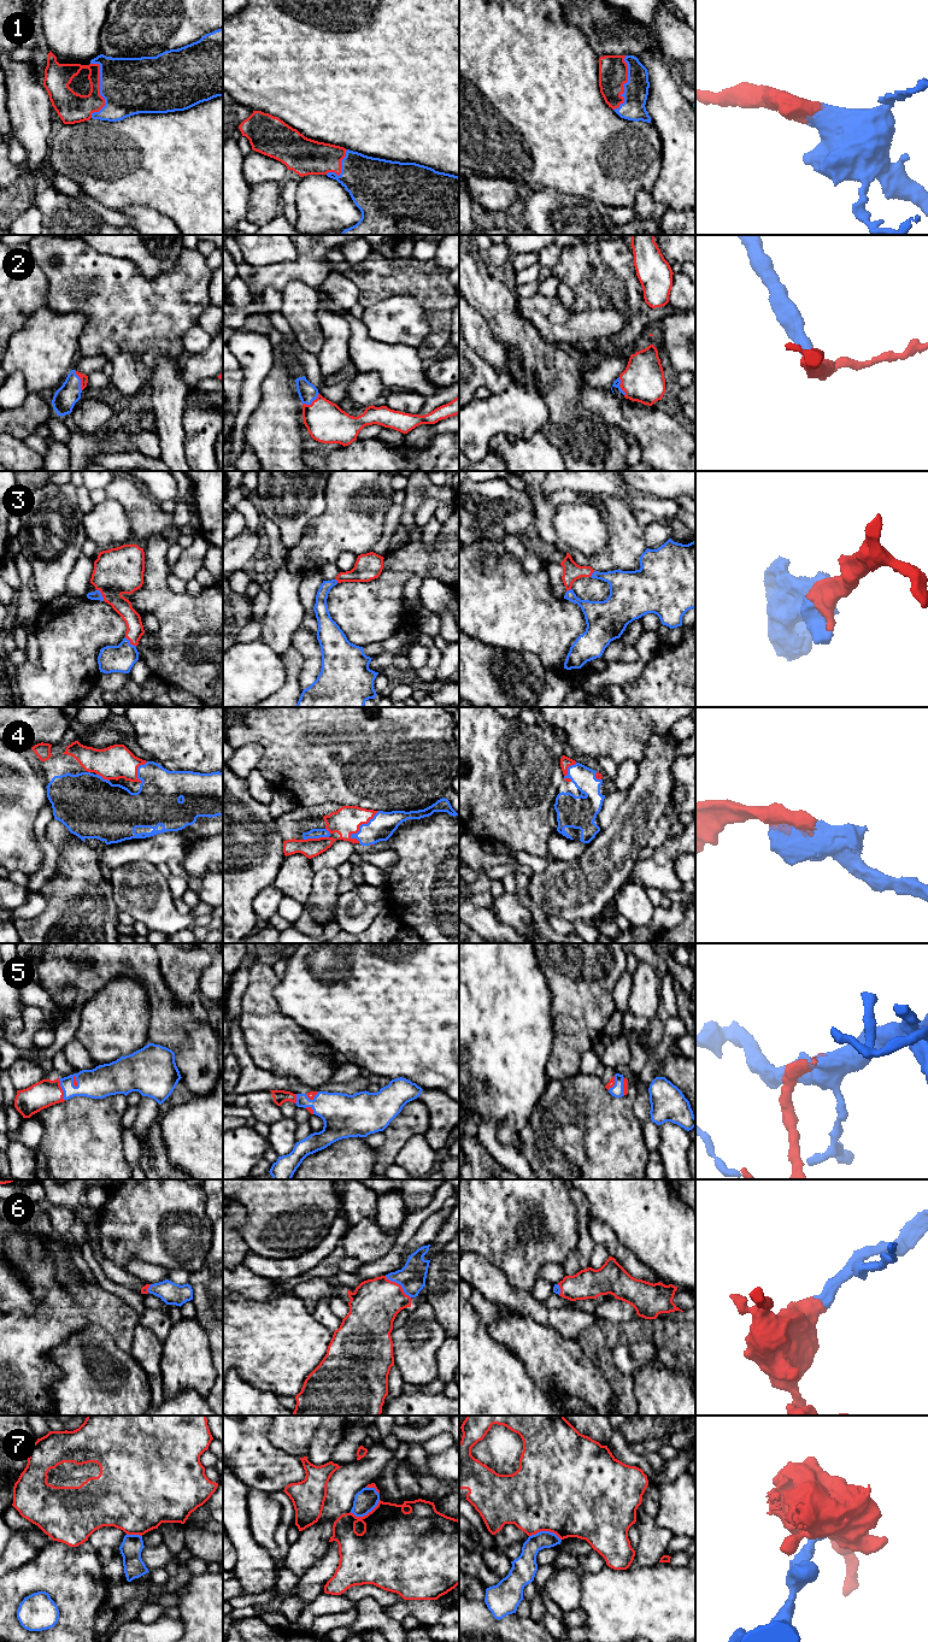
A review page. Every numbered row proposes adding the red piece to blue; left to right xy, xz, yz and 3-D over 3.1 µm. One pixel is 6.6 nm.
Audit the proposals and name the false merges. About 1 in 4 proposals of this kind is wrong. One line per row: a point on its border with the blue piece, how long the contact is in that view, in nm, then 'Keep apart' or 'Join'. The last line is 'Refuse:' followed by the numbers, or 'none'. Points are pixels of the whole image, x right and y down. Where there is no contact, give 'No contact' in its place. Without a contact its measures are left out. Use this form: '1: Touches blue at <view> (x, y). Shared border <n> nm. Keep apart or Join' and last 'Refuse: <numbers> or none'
1: Touches blue at xy (100, 92). Shared border 380 nm. Join
2: Touches blue at xz (311, 402). Shared border 130 nm. Join
3: Touches blue at xy (101, 595). Shared border 90 nm. Join
4: Touches blue at xz (362, 824). Shared border 260 nm. Join
5: Touches blue at xy (62, 1088). Shared border 160 nm. Join
6: Touches blue at xz (399, 1283). Shared border 220 nm. Join
7: Touches blue at xz (365, 1514). Shared border 220 nm. Keep apart
Refuse: 7

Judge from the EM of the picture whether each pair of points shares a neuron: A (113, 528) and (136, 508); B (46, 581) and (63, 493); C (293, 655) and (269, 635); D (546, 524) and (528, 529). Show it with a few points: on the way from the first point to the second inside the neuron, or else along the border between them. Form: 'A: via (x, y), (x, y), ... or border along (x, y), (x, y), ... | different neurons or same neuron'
A: border along (107, 498), (117, 501), (125, 511), (133, 537) | different neurons
B: via (51, 559), (52, 515) | same neuron
C: border along (292, 646), (282, 655) | different neurons
D: border along (529, 499), (534, 506), (535, 529), (539, 535) | different neurons

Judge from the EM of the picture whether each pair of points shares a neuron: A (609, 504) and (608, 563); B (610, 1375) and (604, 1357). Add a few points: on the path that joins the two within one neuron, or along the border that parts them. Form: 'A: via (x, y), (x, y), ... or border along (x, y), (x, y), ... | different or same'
A: via (617, 518), (617, 548) | same
B: via (609, 1370), (605, 1361) | same

